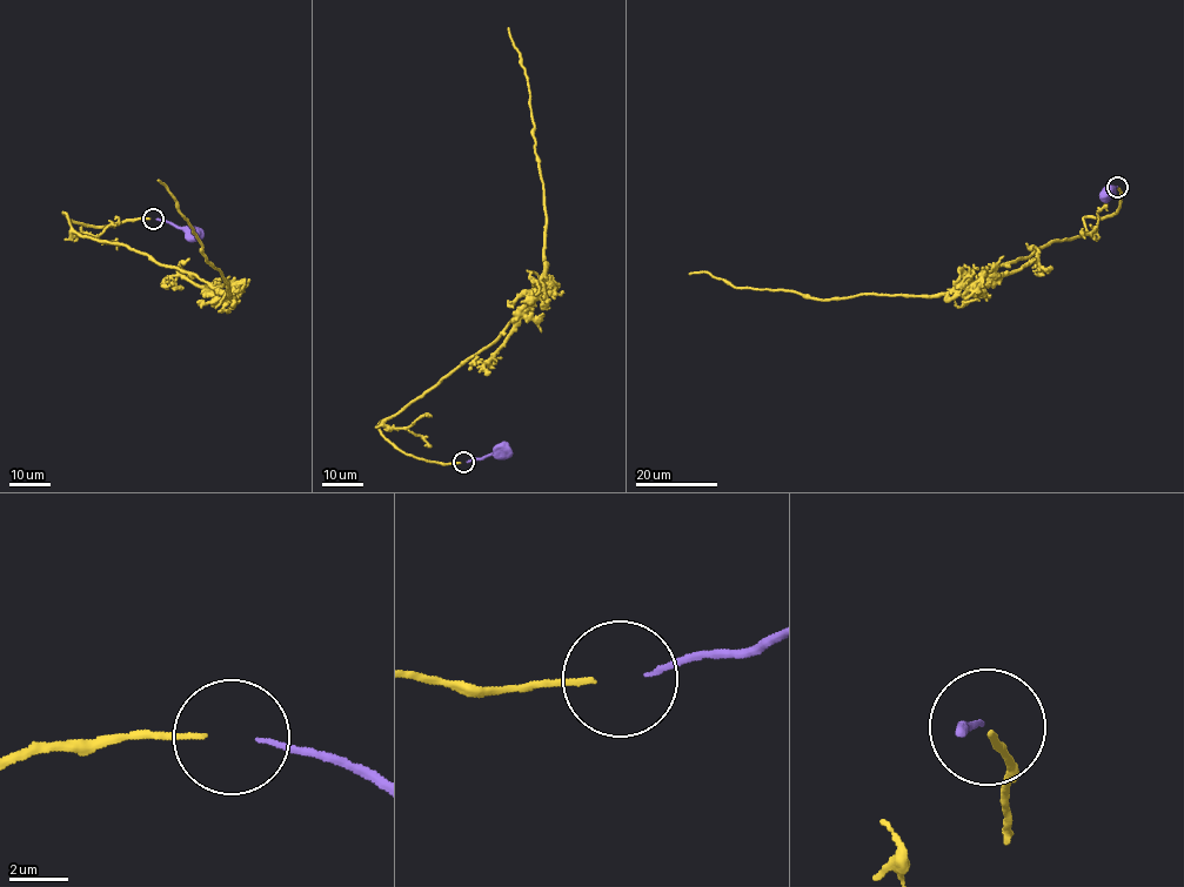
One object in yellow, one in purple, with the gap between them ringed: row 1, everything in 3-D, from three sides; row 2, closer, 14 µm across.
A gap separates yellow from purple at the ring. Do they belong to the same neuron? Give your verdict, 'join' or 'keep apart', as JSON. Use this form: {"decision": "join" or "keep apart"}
{"decision": "keep apart"}

